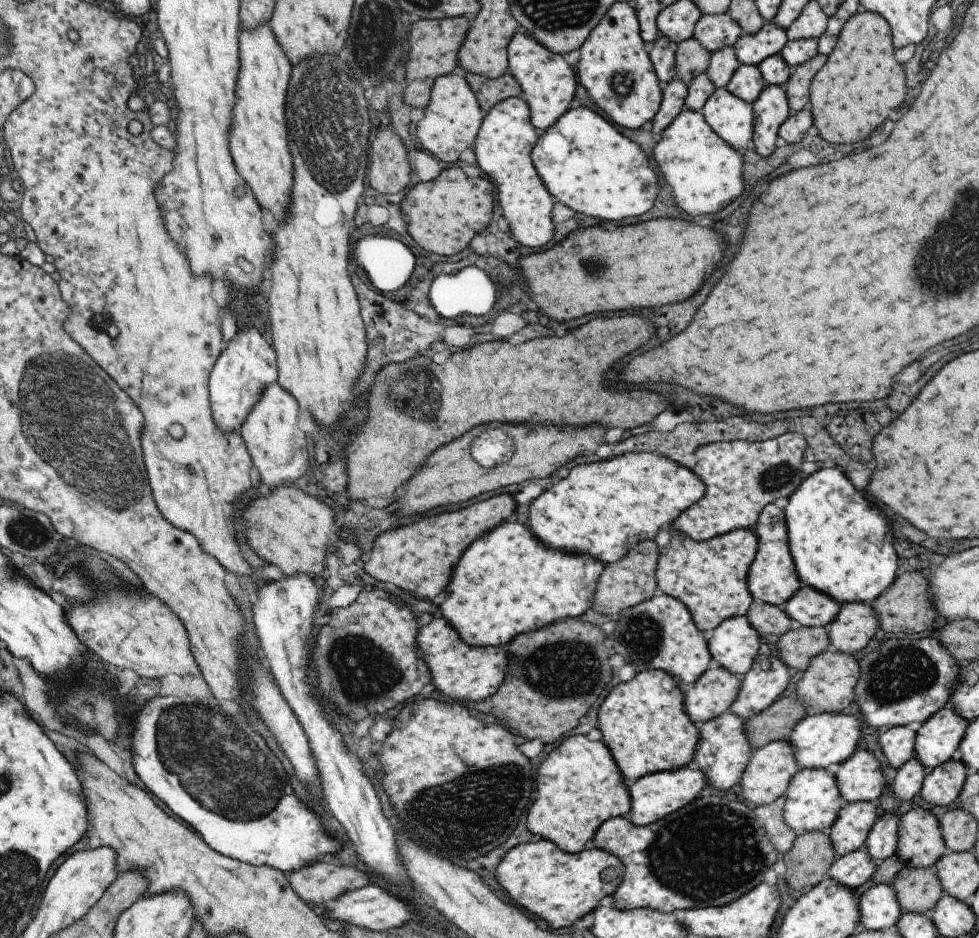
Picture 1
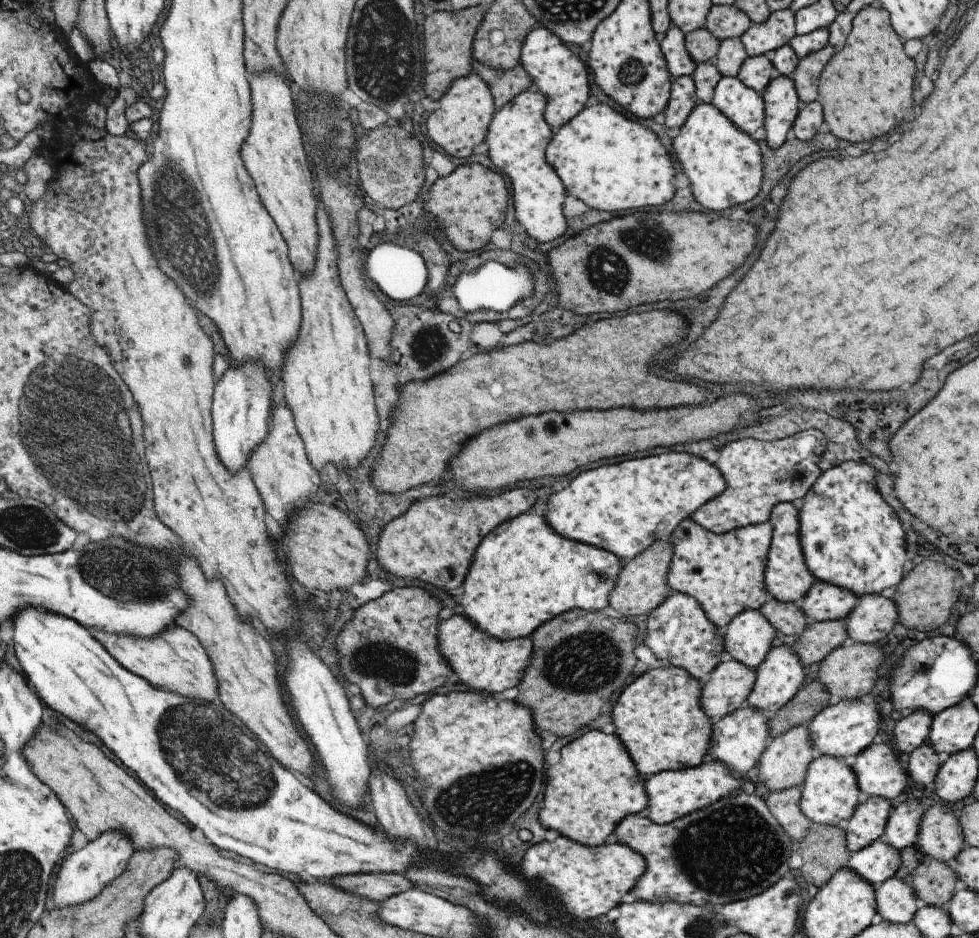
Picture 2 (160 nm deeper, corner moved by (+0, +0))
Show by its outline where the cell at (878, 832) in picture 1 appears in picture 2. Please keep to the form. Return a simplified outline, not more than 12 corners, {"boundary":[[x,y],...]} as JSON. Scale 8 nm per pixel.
{"boundary":[[911,798],[891,808],[879,840],[898,851],[916,842],[925,811]]}

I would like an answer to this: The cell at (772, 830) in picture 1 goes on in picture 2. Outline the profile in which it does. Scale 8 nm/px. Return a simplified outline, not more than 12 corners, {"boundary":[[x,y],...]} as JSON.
{"boundary":[[800,786],[771,791],[764,802],[795,845],[811,825]]}

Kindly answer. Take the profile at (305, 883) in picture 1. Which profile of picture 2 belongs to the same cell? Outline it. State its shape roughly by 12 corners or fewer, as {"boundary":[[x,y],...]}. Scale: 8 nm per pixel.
{"boundary":[[403,873],[343,875],[329,880],[347,892],[387,900],[413,889]]}

